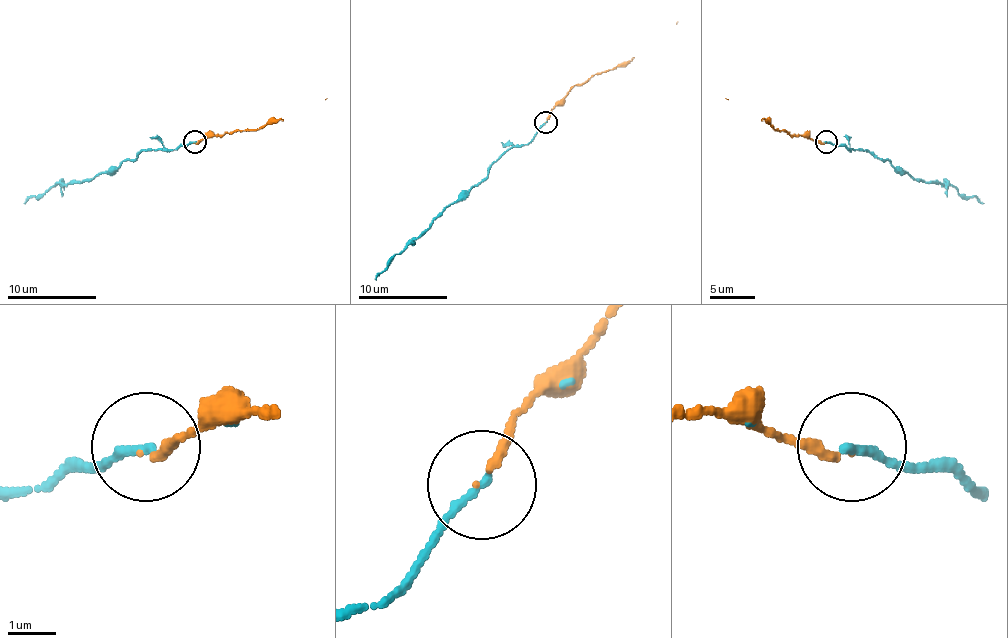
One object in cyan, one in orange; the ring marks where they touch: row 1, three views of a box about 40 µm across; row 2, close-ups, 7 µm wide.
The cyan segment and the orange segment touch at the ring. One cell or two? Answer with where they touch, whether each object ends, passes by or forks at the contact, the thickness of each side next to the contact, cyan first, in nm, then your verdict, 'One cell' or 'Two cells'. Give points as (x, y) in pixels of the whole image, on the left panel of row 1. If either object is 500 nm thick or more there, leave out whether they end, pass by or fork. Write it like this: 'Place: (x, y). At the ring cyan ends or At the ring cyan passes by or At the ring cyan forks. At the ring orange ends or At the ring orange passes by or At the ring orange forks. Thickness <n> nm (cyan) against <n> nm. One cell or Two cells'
Place: (195, 142). At the ring cyan ends. At the ring orange ends. Thickness 170 nm (cyan) against 150 nm. One cell

